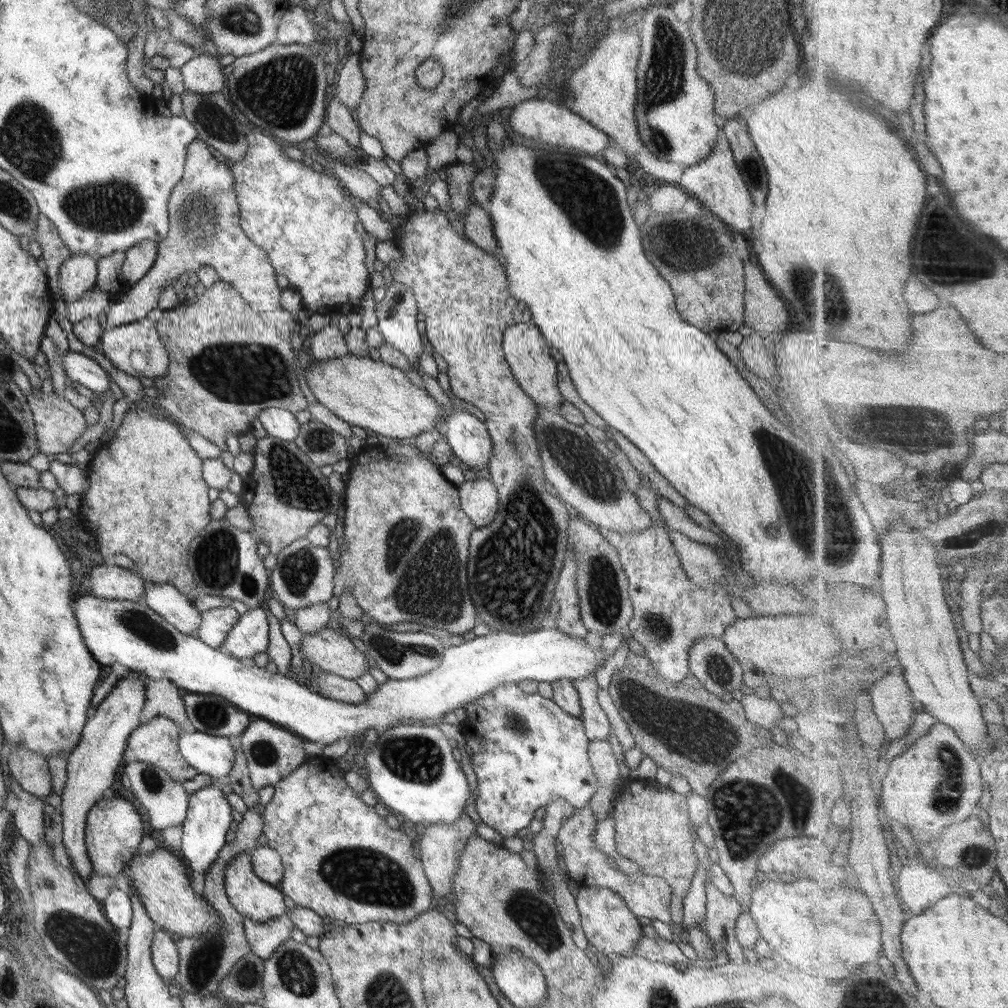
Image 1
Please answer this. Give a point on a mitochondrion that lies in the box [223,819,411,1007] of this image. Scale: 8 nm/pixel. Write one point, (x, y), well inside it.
(296, 971)

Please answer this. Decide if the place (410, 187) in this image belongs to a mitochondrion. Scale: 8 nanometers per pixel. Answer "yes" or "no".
no

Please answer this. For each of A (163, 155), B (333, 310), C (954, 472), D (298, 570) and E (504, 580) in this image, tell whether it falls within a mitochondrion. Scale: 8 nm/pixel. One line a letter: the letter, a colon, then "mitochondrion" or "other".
A: other
B: other
C: other
D: mitochondrion
E: mitochondrion

